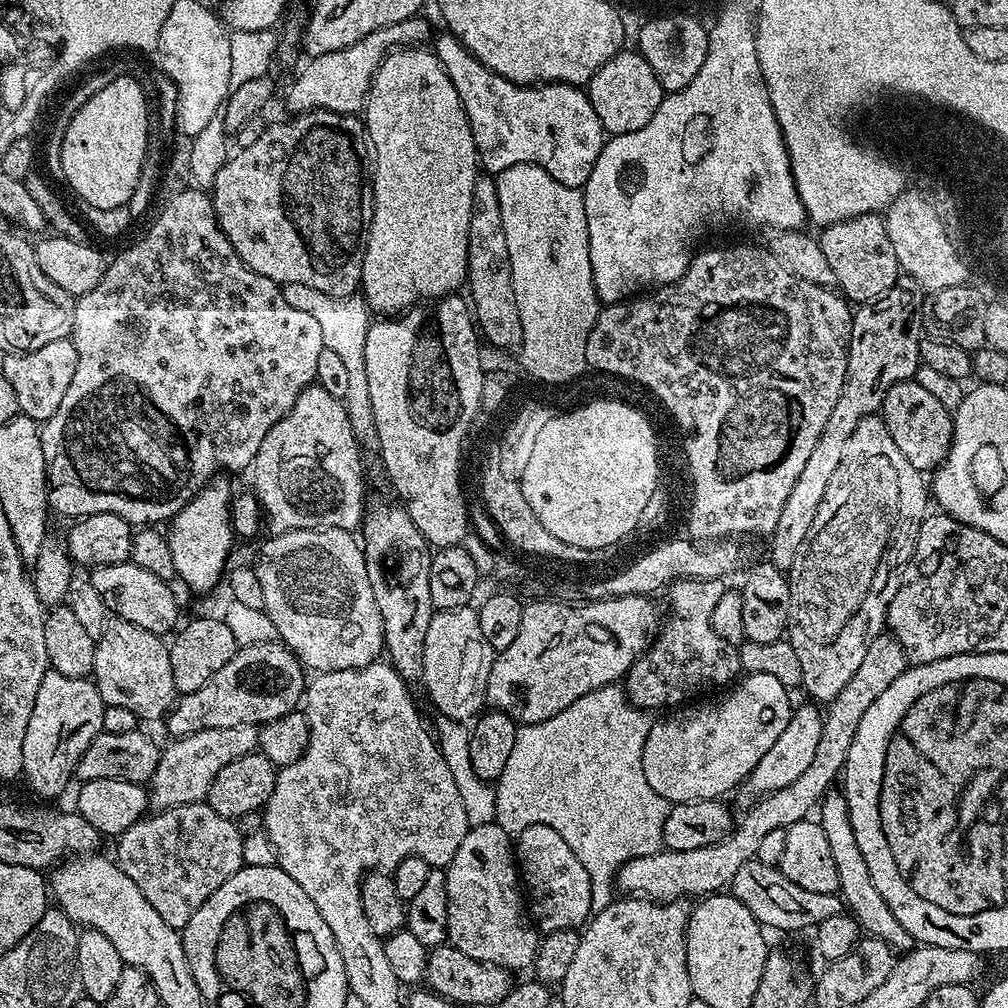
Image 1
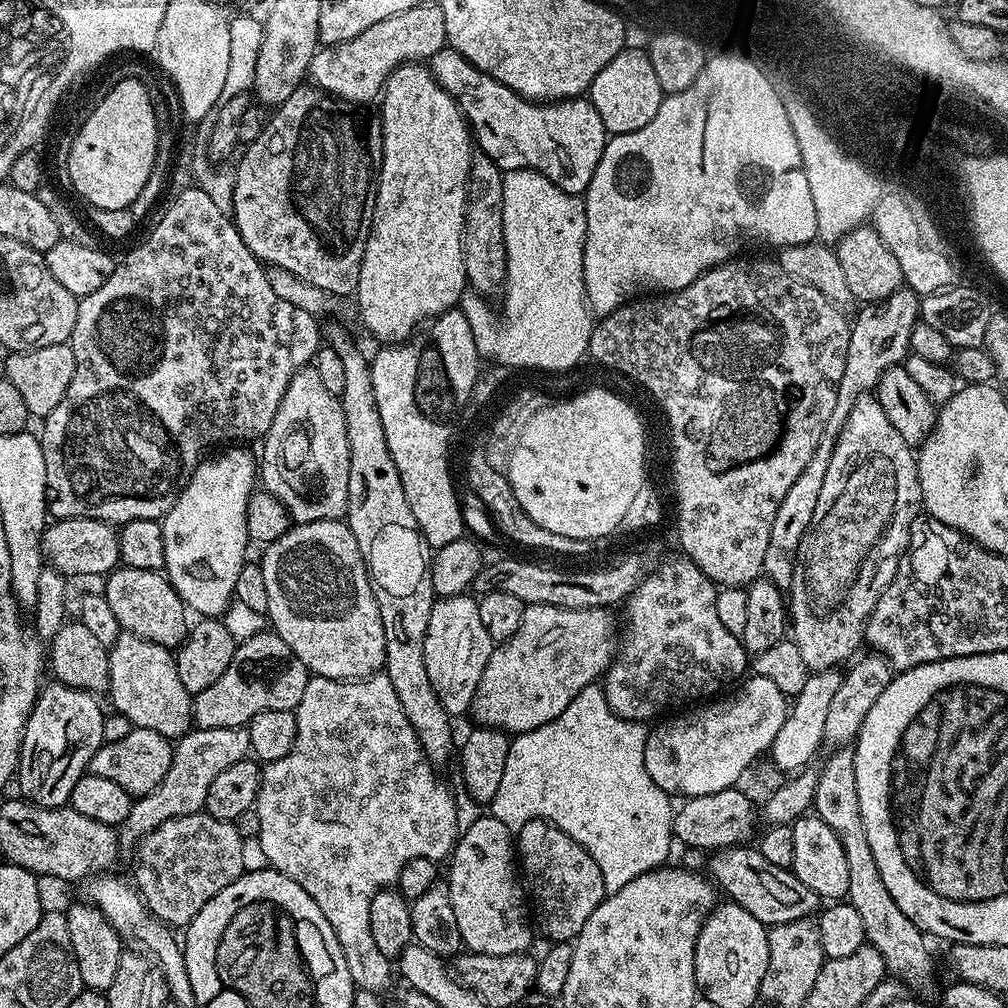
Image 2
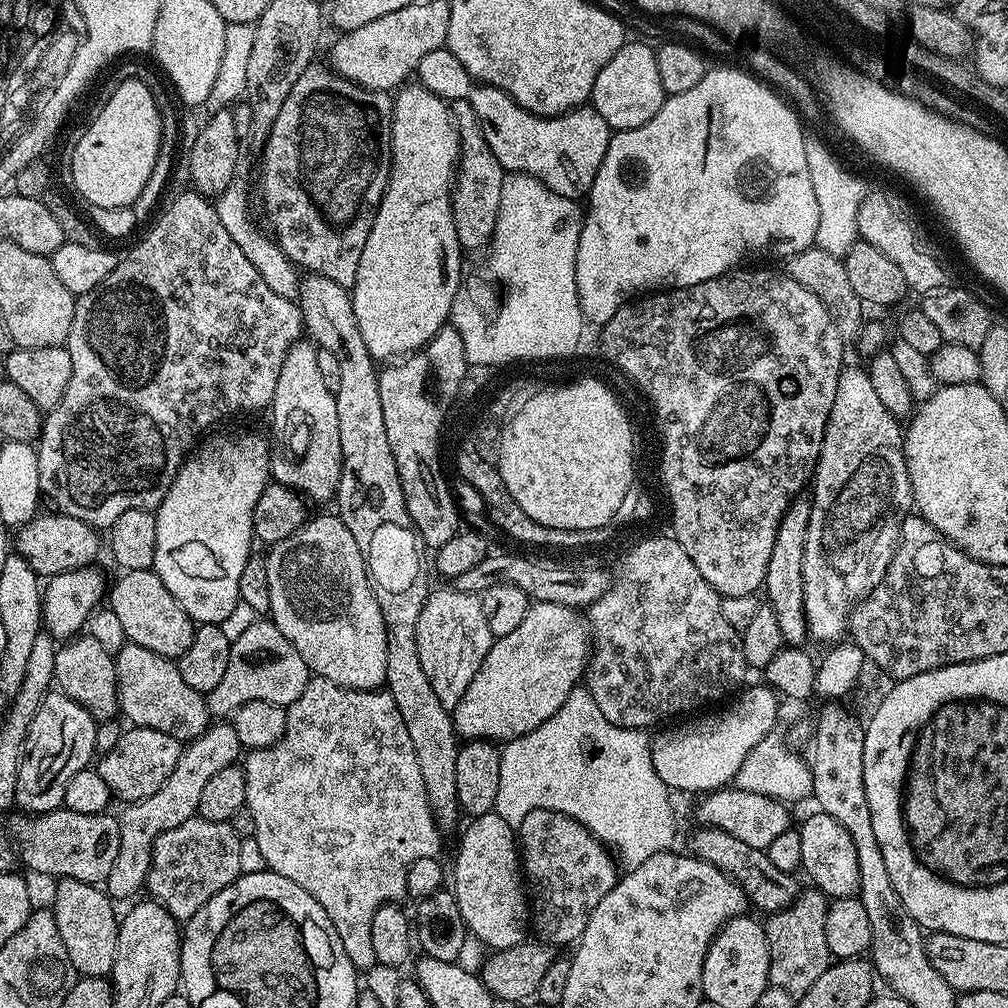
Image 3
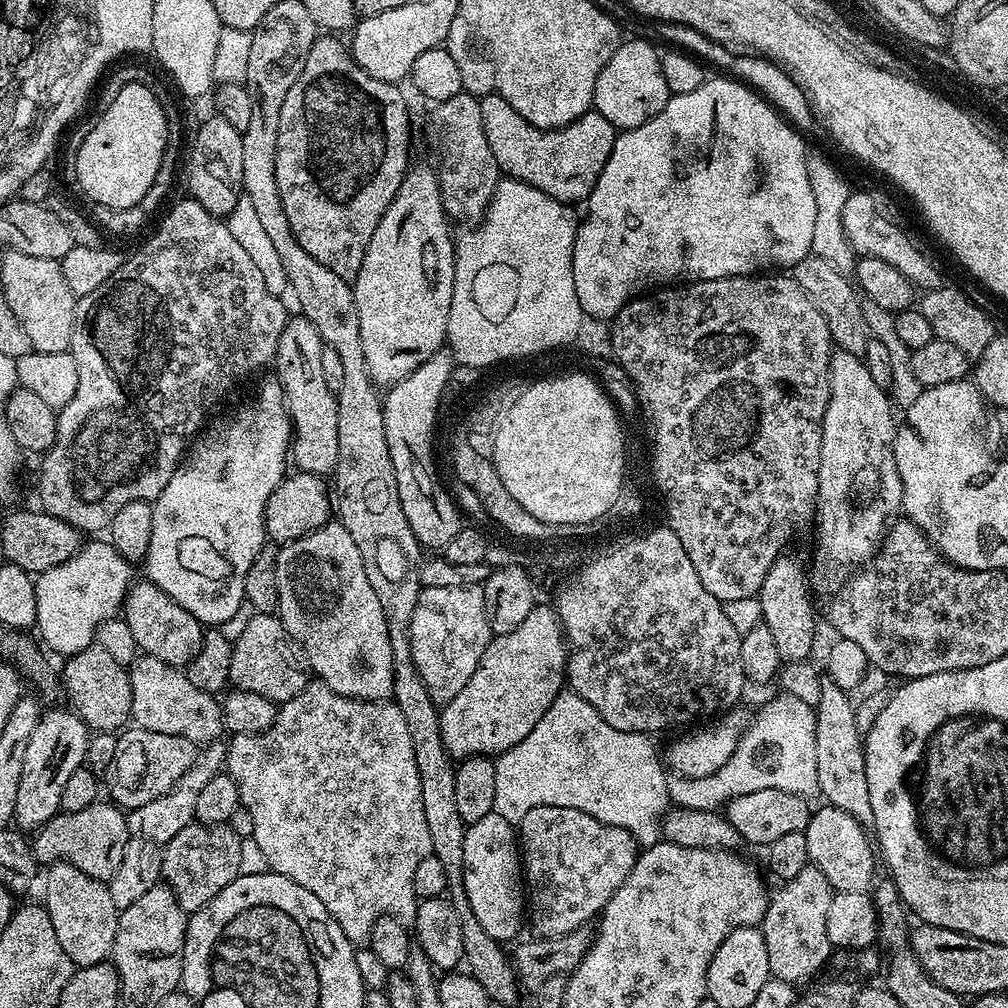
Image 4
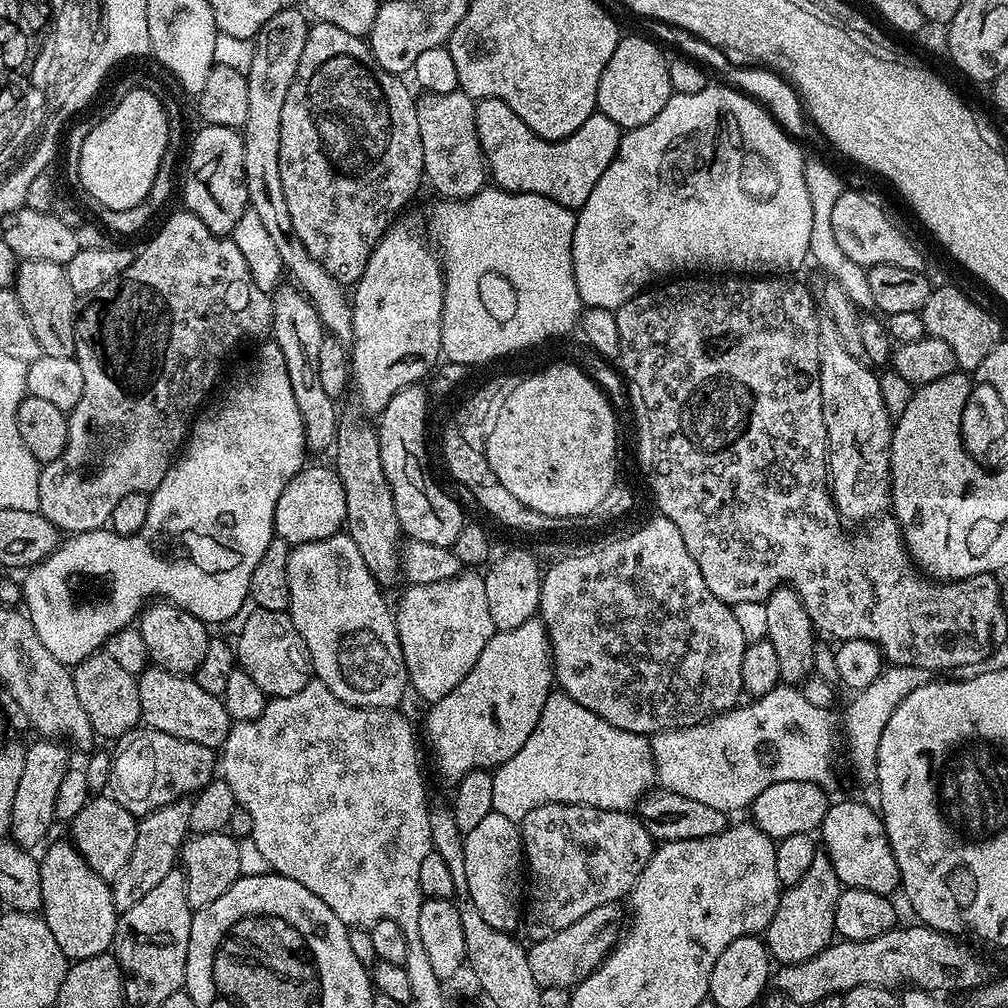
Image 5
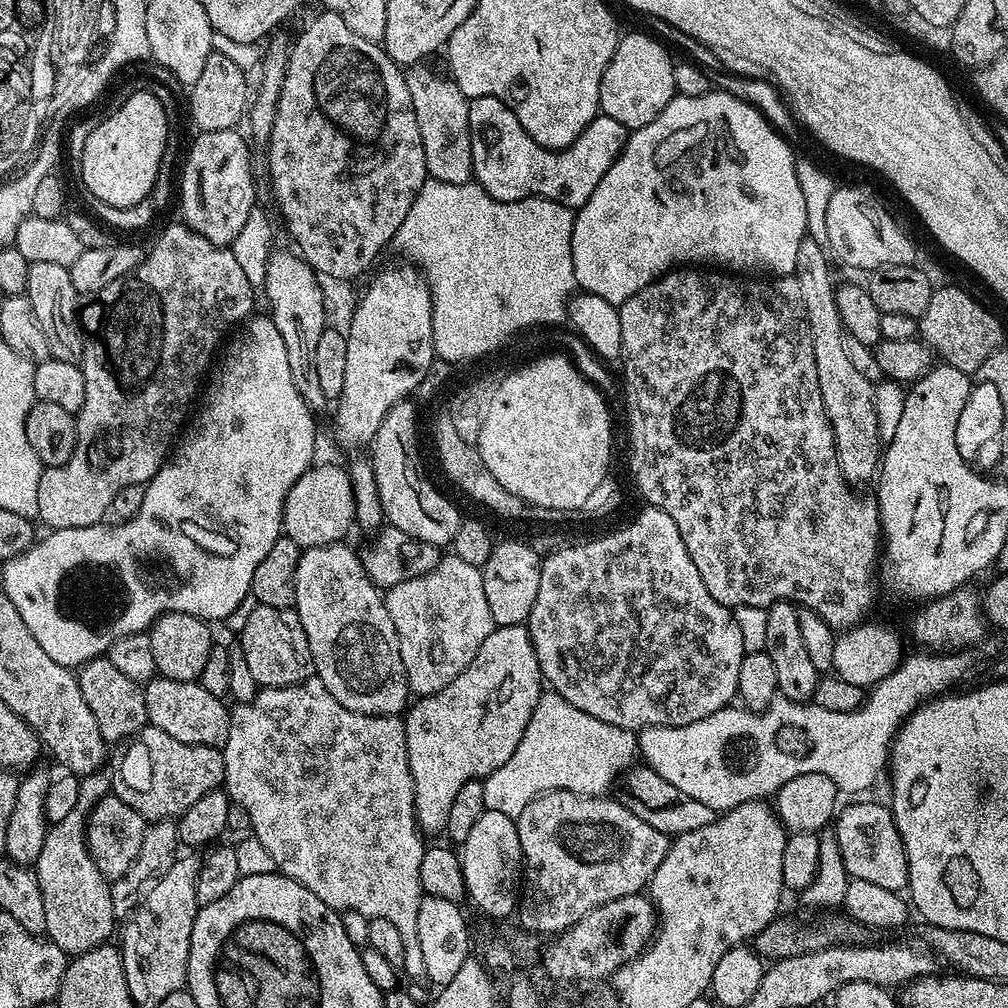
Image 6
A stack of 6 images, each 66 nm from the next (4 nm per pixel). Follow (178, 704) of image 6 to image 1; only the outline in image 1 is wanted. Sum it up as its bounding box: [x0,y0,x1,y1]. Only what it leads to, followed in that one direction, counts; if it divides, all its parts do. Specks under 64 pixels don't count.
[92,618,178,722]

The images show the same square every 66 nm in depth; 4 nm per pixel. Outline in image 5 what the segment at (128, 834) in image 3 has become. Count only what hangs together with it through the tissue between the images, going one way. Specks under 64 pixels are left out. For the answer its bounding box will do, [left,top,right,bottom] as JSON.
[110,799,190,913]

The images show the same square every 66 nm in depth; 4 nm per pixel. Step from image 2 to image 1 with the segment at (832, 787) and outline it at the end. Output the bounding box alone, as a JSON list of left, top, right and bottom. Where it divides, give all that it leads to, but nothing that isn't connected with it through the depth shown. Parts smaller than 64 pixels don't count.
[818,791,913,950]

